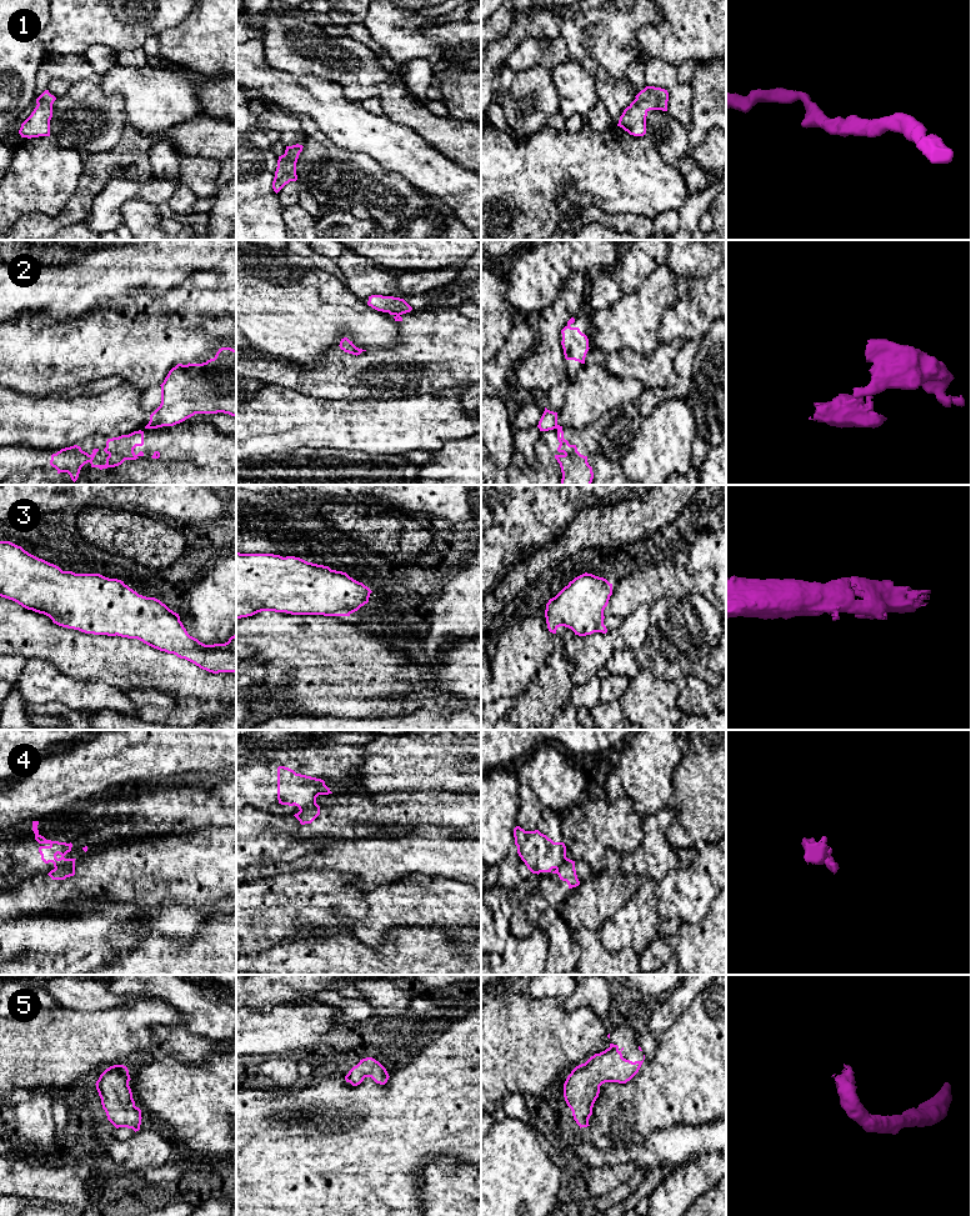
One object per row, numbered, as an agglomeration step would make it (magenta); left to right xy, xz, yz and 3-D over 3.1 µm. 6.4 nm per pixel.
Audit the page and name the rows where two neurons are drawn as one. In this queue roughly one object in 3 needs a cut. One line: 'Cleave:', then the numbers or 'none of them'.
Cleave: 2, 4

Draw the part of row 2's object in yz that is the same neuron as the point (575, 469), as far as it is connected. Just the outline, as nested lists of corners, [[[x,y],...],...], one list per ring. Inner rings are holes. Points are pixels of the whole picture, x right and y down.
[[[557,425],[557,440],[560,442],[555,459],[560,464],[562,479],[561,485],[591,485],[594,479],[592,467],[587,462],[587,456],[577,451],[576,445],[570,445],[564,439],[562,426]]]

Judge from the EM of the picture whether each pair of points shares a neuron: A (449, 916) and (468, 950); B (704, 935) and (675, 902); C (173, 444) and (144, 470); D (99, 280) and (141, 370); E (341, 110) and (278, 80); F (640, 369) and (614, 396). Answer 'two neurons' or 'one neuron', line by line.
A: two neurons
B: two neurons
C: two neurons
D: two neurons
E: one neuron
F: two neurons

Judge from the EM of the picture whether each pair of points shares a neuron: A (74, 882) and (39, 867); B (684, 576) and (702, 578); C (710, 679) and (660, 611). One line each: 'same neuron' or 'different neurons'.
A: different neurons
B: same neuron
C: same neuron

